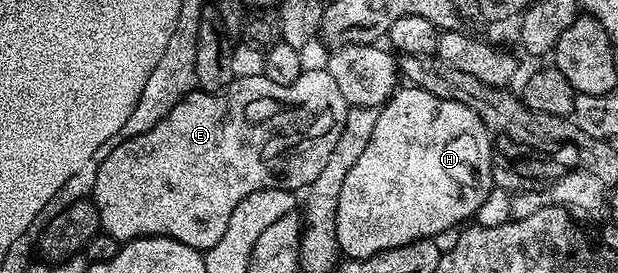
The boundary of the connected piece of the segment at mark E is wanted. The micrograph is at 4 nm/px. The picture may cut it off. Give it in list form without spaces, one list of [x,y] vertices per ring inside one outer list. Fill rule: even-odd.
[[[319,68],[319,70],[304,69],[303,74],[297,76],[297,80],[293,80],[293,84],[288,86],[273,84],[273,80],[264,78],[262,73],[255,72],[255,75],[247,74],[244,78],[236,77],[220,94],[204,94],[202,92],[188,94],[160,122],[153,124],[153,128],[149,128],[149,132],[138,134],[132,138],[124,138],[123,142],[117,144],[117,148],[113,148],[113,152],[105,157],[101,168],[97,168],[96,180],[89,198],[97,208],[102,233],[120,240],[144,236],[162,236],[177,240],[181,244],[189,244],[189,248],[200,252],[211,250],[213,244],[217,244],[221,240],[221,236],[225,236],[229,216],[233,216],[233,208],[237,208],[237,204],[241,200],[245,200],[245,196],[258,190],[299,192],[310,186],[313,180],[317,180],[317,176],[321,174],[321,168],[325,168],[325,160],[329,160],[329,152],[333,152],[333,147],[341,136],[341,128],[345,128],[345,116],[348,109],[345,96],[341,96],[341,88],[337,88],[337,84],[333,84],[333,76],[329,76],[329,72],[325,68]],[[255,94],[264,94],[265,97],[272,98],[279,105],[264,122],[255,122]]]

